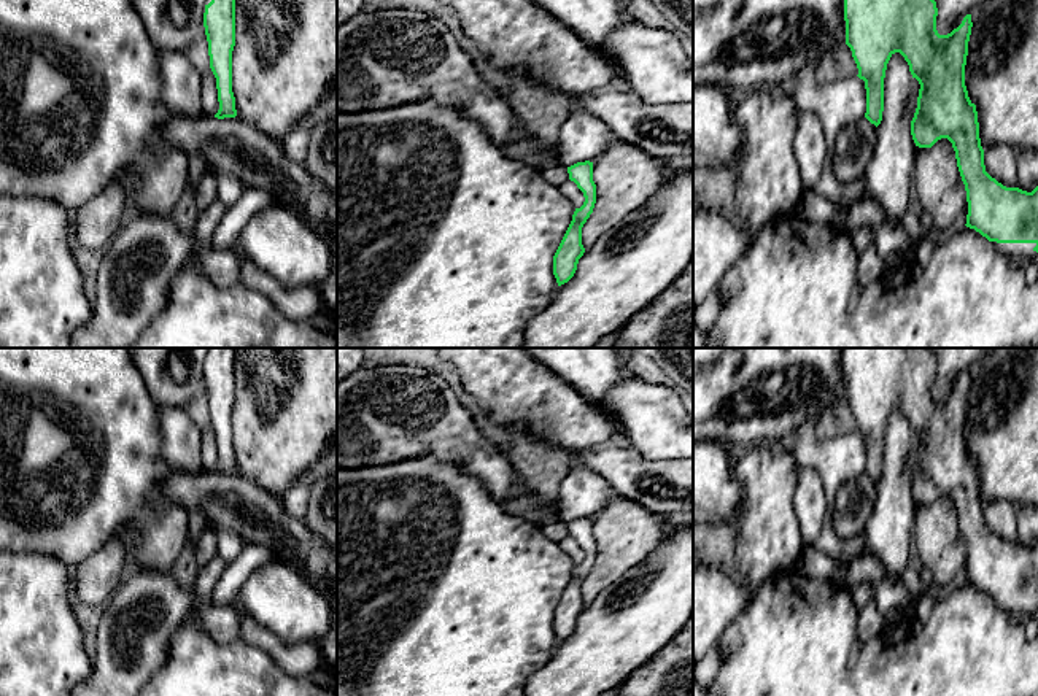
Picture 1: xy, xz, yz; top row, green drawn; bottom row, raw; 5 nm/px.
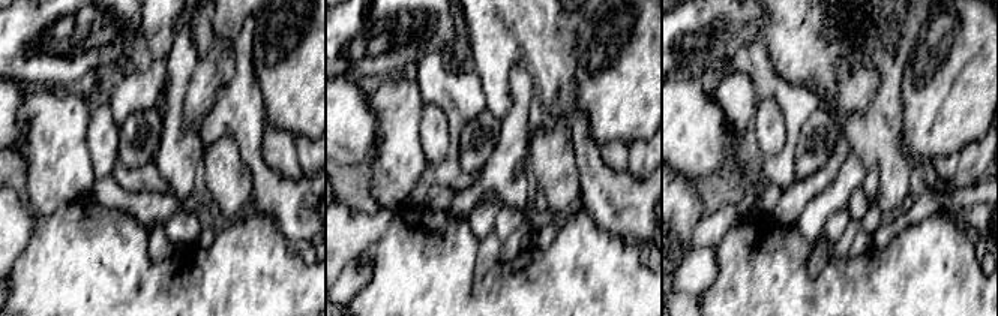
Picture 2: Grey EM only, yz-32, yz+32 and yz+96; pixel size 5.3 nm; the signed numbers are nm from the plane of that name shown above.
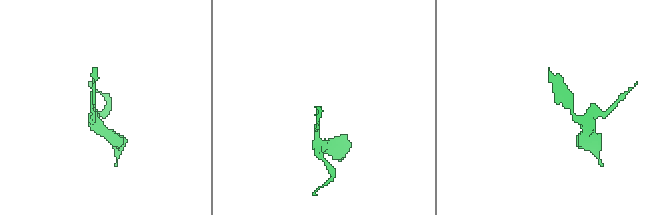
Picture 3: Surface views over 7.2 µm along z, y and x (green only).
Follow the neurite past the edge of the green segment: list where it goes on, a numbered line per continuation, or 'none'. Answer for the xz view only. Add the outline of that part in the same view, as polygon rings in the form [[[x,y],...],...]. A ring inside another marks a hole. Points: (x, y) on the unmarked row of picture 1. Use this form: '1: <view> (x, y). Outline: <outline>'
none

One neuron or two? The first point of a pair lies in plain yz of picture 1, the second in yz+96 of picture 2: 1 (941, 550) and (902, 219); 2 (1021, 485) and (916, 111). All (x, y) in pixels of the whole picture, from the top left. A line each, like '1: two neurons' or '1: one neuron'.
1: two neurons
2: one neuron

